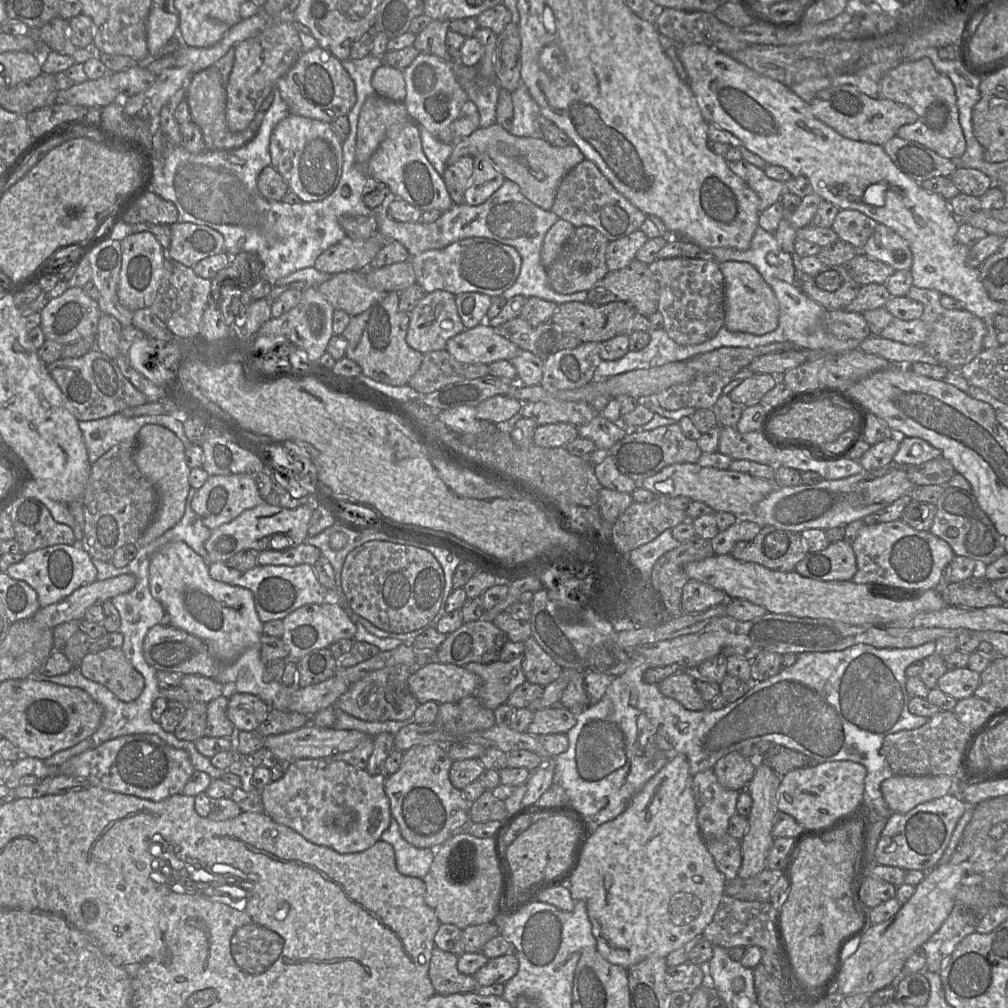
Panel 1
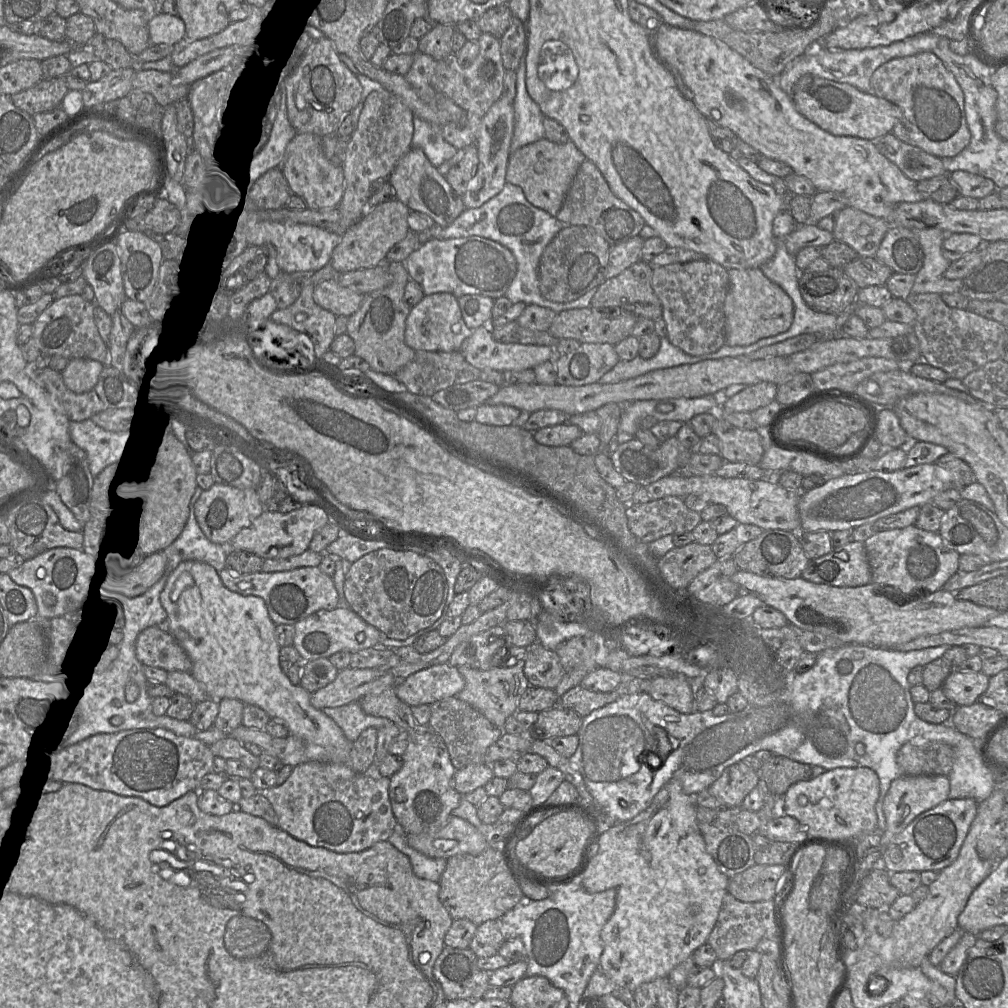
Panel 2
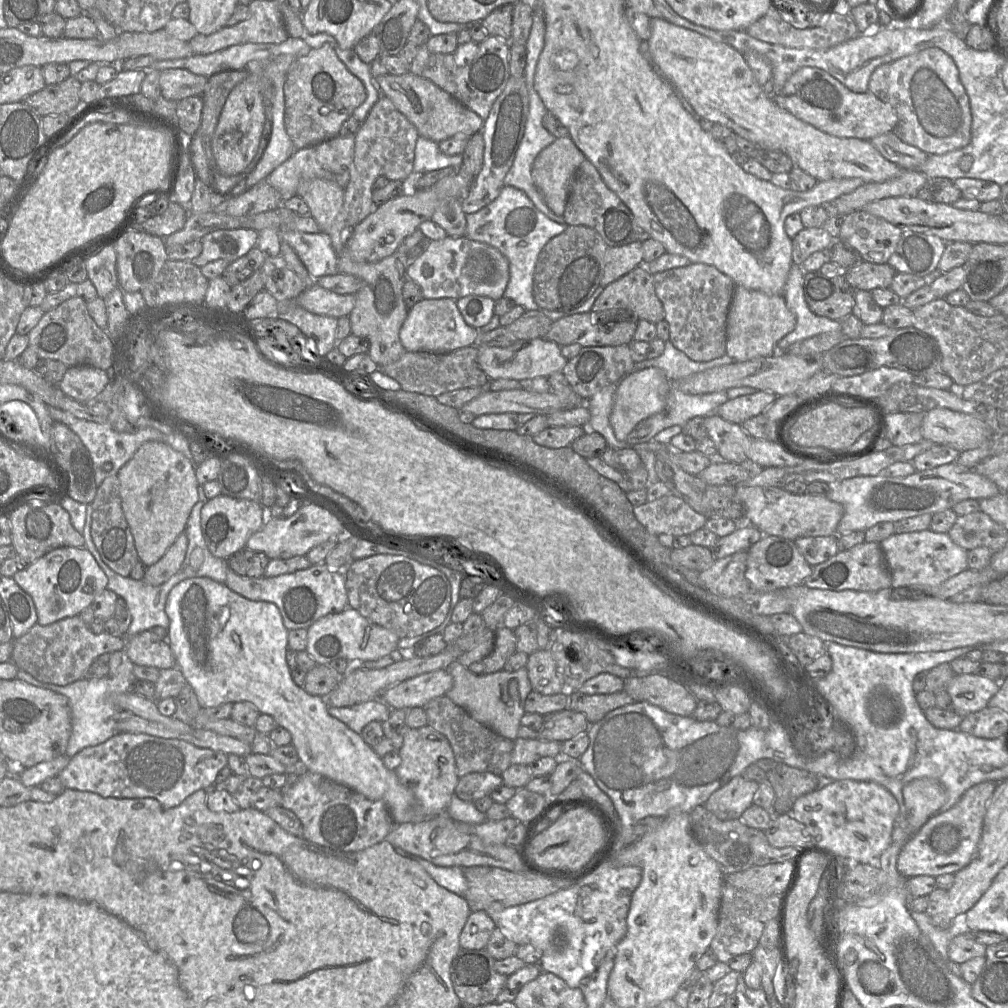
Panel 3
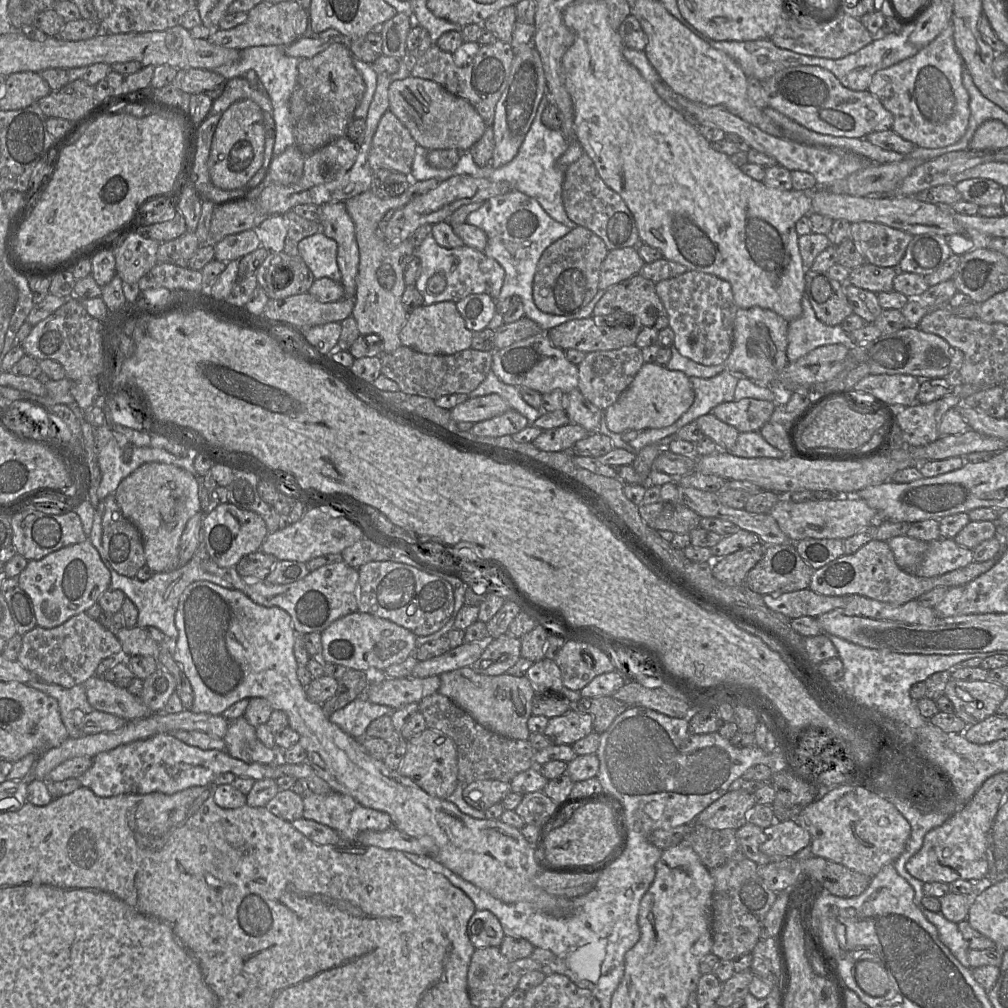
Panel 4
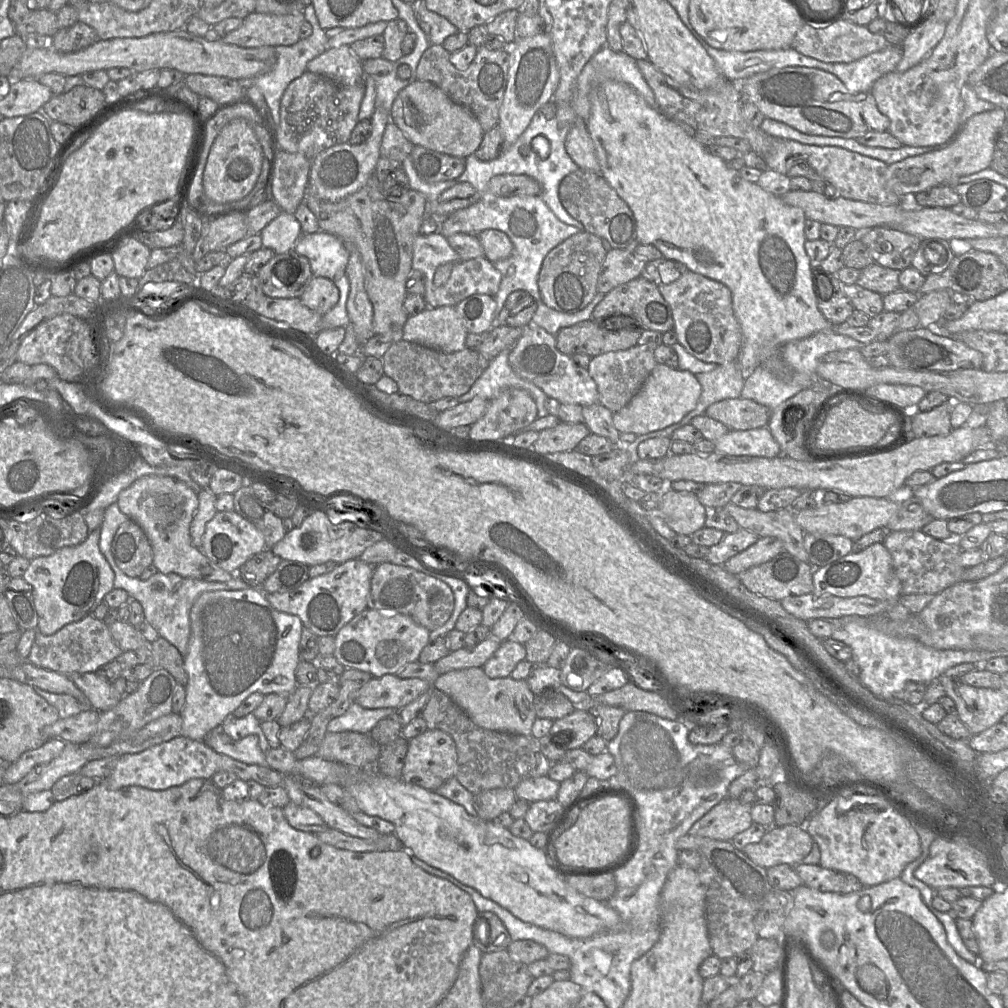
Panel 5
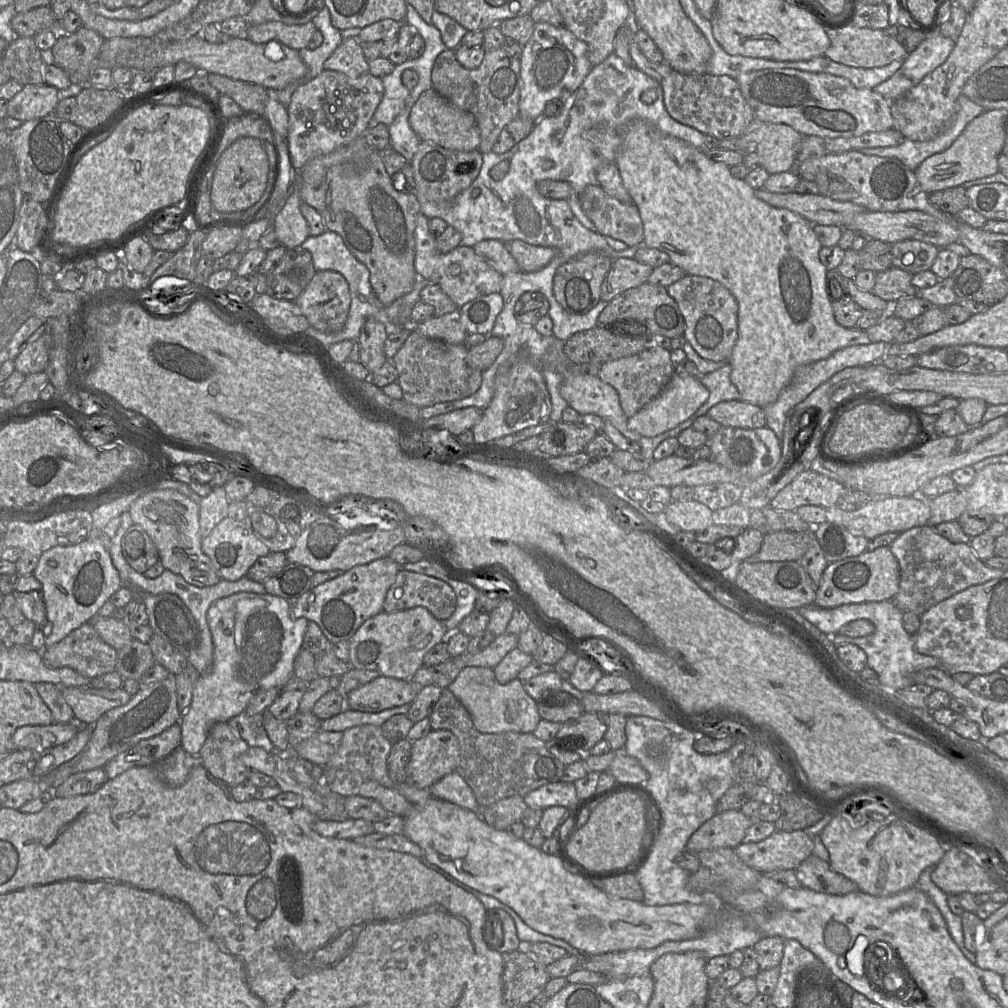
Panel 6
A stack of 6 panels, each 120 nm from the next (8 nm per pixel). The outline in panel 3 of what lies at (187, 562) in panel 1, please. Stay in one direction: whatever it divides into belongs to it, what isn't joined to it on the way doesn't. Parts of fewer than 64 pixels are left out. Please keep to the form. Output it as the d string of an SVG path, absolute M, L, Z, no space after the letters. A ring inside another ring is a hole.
M193 577L181 581L171 589L167 597L165 612L170 620L170 625L168 628L168 644L170 645L176 659L176 666L181 670L186 681L192 686L202 708L216 707L224 703L236 703L241 701L249 702L253 704L260 713L270 715L274 718L278 726L283 727L290 732L292 737L291 745L296 748L299 757L298 766L301 767L301 770L307 770L320 774L338 784L344 785L356 791L370 800L383 802L386 805L395 825L408 822L419 822L423 821L424 819L428 819L424 818L424 811L416 801L413 792L401 784L395 771L388 770L384 766L382 759L375 754L373 749L364 742L359 734L353 732L344 723L329 715L328 707L324 702L324 698L307 693L303 687L296 685L296 683L293 681L291 670L286 660L289 630L284 625L281 612L277 605L272 602L252 601L247 599L232 591L224 583L219 583L209 577Z

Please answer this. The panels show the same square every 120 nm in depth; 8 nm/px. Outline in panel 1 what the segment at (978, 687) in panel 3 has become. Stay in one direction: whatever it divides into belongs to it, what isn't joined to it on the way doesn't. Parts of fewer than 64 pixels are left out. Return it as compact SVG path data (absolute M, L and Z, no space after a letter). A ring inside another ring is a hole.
M968 667L947 670L938 680L937 687L956 700L974 695L980 683L980 673Z

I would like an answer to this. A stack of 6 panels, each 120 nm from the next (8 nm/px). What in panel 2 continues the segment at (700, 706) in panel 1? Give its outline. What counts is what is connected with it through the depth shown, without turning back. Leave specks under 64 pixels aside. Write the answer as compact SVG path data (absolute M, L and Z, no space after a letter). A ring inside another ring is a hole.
M657 677L652 679L648 694L683 713L696 712L696 699L691 682L686 678Z

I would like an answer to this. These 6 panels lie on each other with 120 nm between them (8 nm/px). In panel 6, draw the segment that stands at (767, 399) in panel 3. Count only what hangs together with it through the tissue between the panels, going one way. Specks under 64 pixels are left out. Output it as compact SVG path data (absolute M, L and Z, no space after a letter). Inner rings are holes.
M742 400L722 401L711 407L707 415L721 426L756 429L766 426L762 408Z

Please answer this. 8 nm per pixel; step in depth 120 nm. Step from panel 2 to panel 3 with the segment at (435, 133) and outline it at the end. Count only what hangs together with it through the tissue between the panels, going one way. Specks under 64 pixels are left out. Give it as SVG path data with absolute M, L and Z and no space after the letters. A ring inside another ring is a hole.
M419 136L415 146L414 173L421 175L446 167L460 167L463 157L461 154L446 155L441 152L439 144Z

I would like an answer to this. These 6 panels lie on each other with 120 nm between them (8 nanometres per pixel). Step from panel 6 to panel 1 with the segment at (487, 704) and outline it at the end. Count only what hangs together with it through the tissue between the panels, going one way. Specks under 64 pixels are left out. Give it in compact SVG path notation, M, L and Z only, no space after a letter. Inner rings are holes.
M522 653L508 662L497 660L491 663L466 664L464 667L468 671L481 678L481 685L473 696L492 711L506 703L510 694L526 681L522 670L523 659Z

